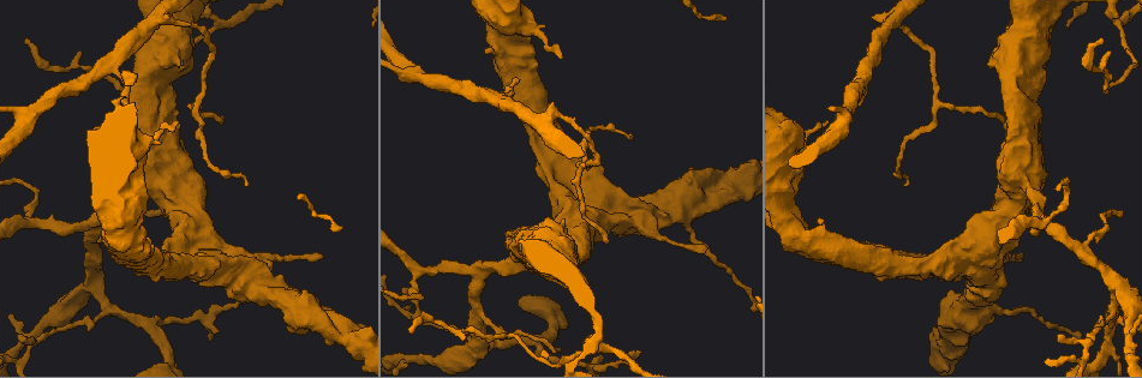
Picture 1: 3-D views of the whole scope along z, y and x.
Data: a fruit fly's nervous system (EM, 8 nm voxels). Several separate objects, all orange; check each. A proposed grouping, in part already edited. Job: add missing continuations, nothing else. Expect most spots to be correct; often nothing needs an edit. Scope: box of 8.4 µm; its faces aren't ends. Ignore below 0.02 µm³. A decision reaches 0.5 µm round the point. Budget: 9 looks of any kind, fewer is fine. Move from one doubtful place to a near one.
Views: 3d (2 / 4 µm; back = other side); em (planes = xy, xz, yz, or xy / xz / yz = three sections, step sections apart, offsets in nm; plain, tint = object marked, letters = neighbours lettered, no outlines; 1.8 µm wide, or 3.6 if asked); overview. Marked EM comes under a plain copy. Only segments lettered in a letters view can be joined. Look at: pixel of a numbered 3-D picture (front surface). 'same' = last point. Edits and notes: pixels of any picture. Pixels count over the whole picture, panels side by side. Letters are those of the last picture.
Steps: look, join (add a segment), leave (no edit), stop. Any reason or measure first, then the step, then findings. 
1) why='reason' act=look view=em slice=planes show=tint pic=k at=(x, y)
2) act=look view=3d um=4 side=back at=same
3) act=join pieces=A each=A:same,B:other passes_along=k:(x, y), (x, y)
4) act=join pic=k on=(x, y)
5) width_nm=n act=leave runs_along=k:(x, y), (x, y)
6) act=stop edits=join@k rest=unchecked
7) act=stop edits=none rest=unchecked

why='arms part here' act=look view=3d um=4 pic=1 at=(147, 322)

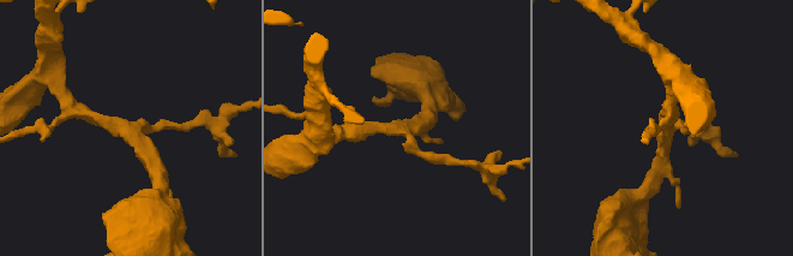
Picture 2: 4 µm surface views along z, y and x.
arms=3 act=look view=em slice=xy step=16 show=tint pic=2 at=(397, 130)

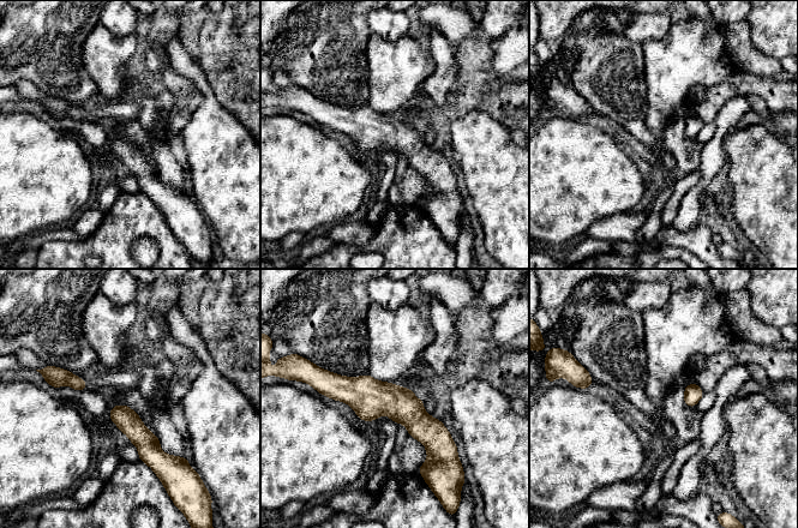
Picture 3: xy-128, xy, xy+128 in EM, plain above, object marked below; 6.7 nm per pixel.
why='cut it another way' act=look view=em slice=planes show=letters at=same

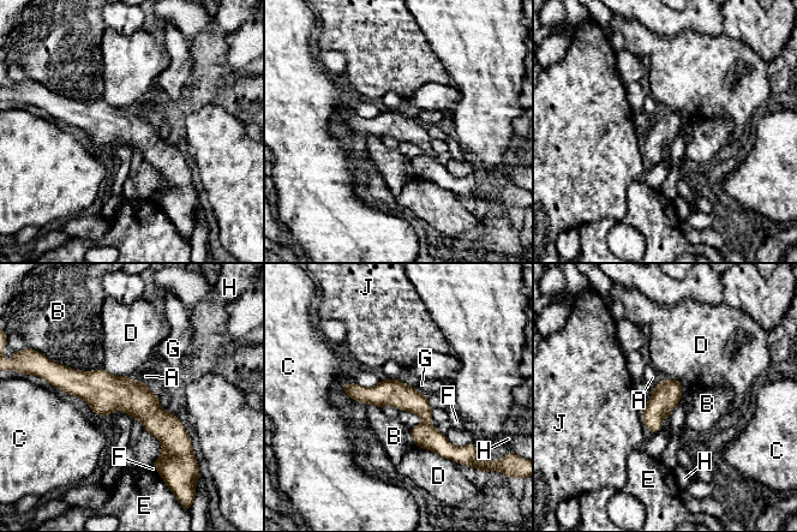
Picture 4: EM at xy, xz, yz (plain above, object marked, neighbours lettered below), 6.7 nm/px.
act=leave each=A:other,B:other,C:other,D:other,E:other,F:other,G:other,H:other,J:other runs_along=4:(59, 384), (132, 396), (186, 441) found='none of them fits'

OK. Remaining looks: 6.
why='calibre changes' act=look view=em slice=xy step=4 show=letters pic=1 at=(1029, 185)

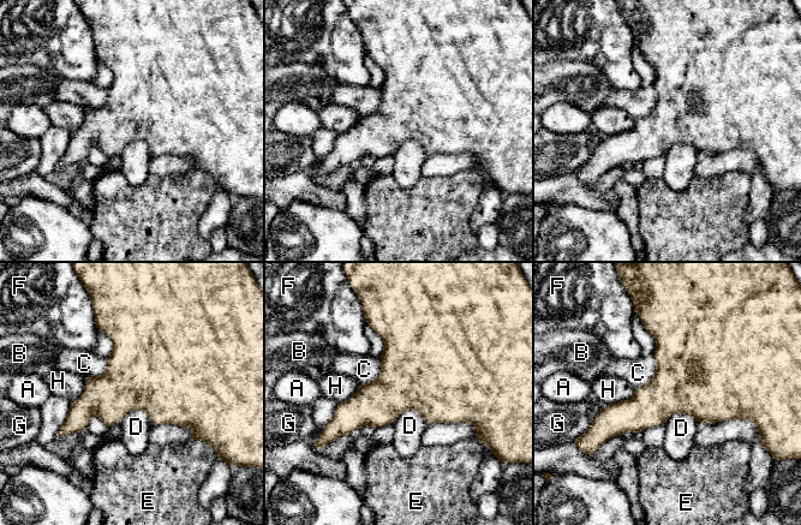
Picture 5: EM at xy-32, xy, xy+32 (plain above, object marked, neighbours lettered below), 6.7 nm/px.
act=leave each=A:other,B:other,C:other,D:other,E:other,F:other,G:other,H:other found='no lettered segment goes on from it'

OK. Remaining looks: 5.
why='arms part here' act=look view=em slice=xy step=8 show=tint pic=1 at=(216, 22)

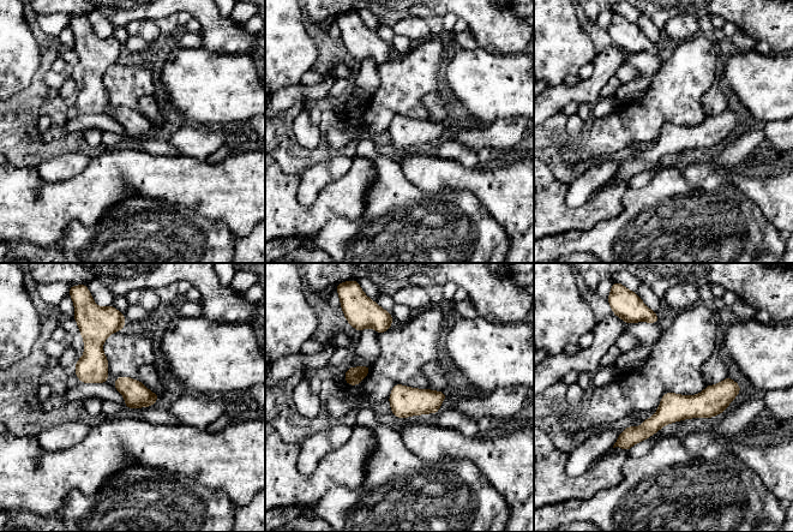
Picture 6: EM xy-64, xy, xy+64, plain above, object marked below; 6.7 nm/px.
act=look view=em slice=planes show=letters at=same

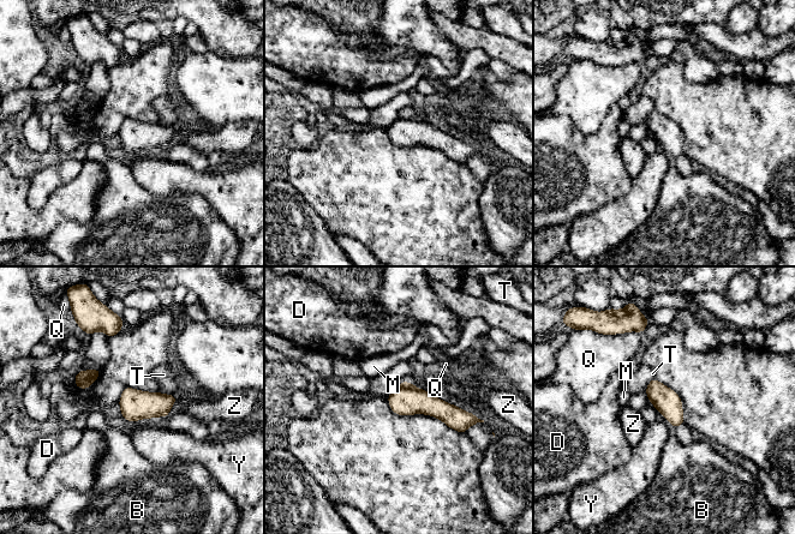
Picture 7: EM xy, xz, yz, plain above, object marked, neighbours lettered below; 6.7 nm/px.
act=leave each=B:other,D:other,M:other,Q:other,T:other,Y:other,Z:other border=7:(653, 377), (645, 392) found='none of them fits'

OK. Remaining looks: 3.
why='thick end' act=look view=em slice=yz step=16 show=tint pic=1 at=(824, 226)

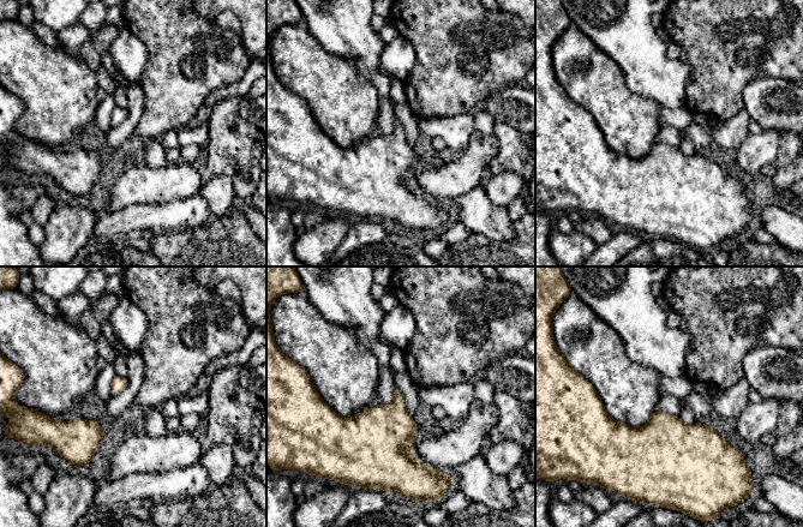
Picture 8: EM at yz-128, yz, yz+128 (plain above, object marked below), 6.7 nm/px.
why='cut it another way' act=look view=em slice=planes show=letters at=same

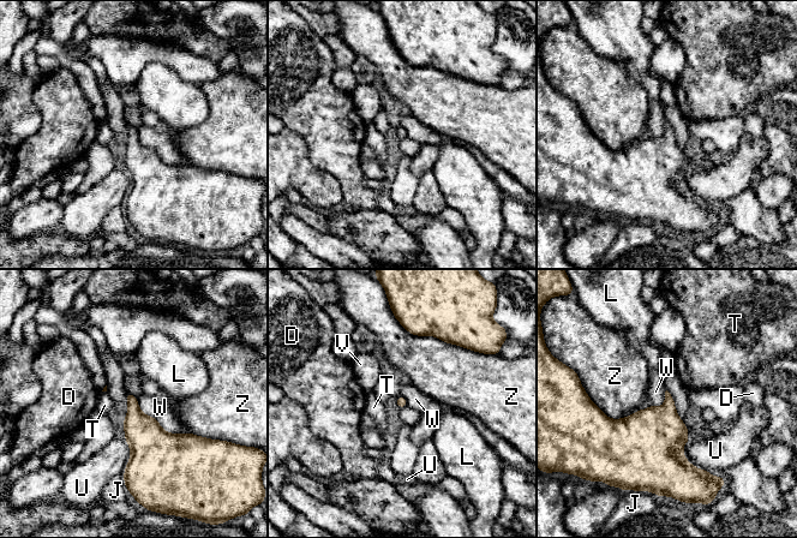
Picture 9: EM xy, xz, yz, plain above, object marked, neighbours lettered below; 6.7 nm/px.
act=leave each=D:other,J:other,L:other,T:other,U:other,V:other,W:other,Z:other found='none of them fits'

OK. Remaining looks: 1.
act=stop edits=none rest=unchecked

